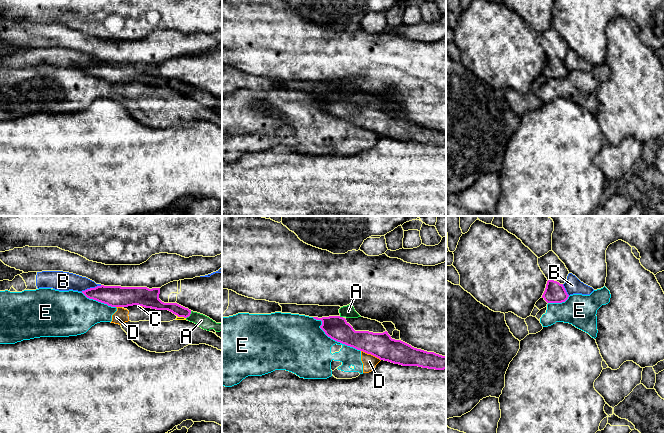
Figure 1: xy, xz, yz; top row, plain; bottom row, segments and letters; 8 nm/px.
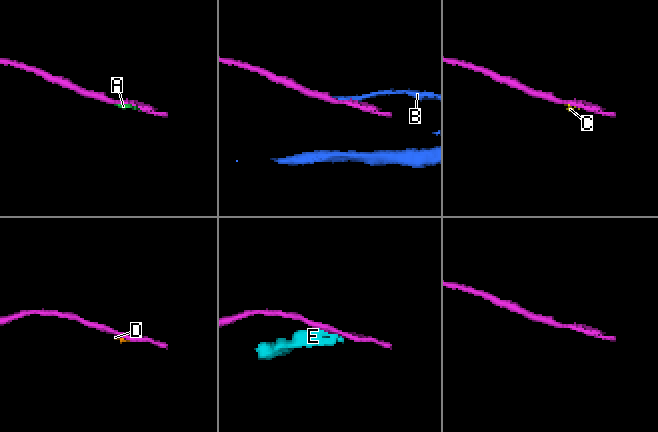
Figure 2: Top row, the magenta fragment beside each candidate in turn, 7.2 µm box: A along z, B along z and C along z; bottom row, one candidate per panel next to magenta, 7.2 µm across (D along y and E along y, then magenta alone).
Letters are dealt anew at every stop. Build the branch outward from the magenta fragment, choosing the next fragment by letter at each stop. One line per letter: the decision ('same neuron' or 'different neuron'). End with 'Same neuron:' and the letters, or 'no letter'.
A: different neuron
B: different neuron
C: different neuron
D: different neuron
E: different neuron
Same neuron: no letter

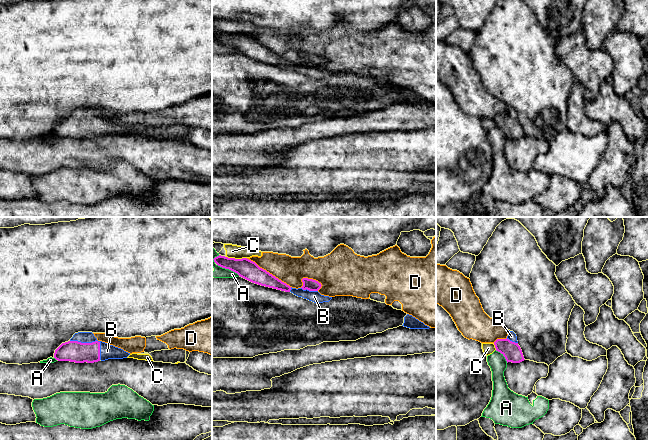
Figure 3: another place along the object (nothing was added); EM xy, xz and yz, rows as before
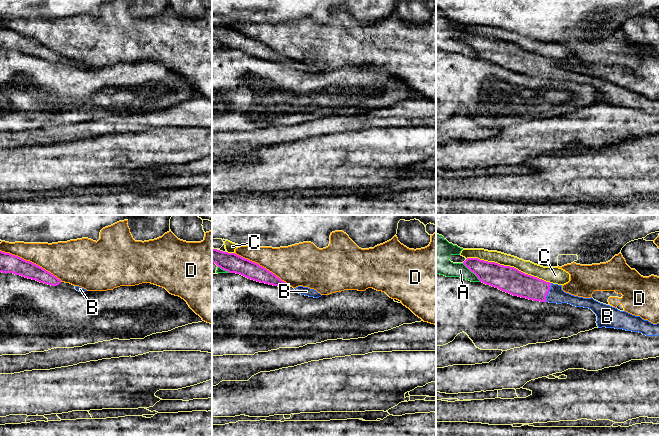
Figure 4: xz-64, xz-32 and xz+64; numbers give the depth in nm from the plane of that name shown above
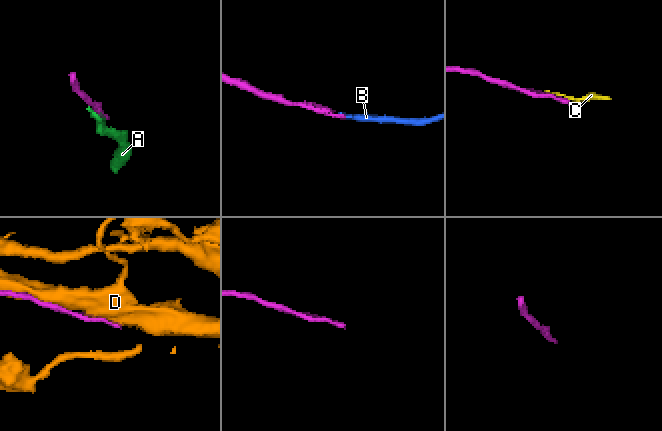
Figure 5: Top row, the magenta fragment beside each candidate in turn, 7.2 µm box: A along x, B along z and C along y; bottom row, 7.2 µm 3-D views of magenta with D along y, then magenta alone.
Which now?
A: different neuron
B: same neuron
C: different neuron
D: different neuron
Same neuron: B

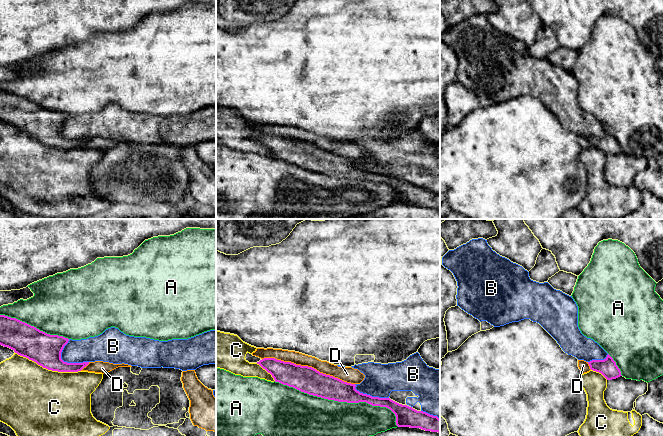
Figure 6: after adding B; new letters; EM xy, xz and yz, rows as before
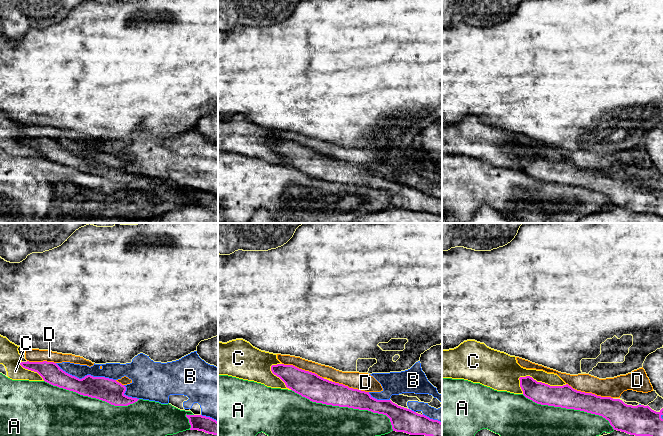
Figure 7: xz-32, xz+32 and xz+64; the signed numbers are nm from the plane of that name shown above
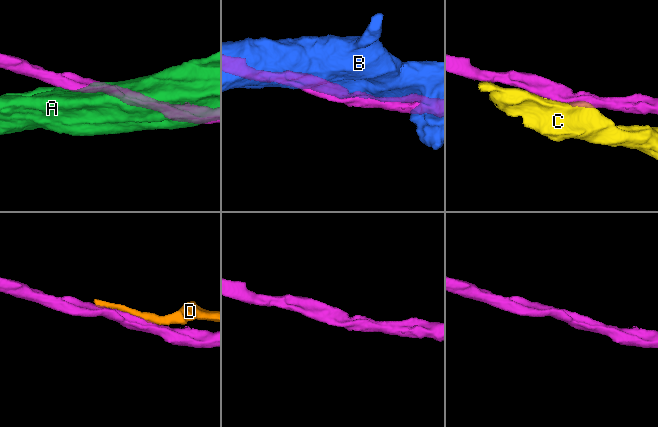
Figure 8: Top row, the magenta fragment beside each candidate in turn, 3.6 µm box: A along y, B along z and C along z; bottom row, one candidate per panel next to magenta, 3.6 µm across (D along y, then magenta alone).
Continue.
A: different neuron
B: different neuron
C: different neuron
D: different neuron
Same neuron: no letter

